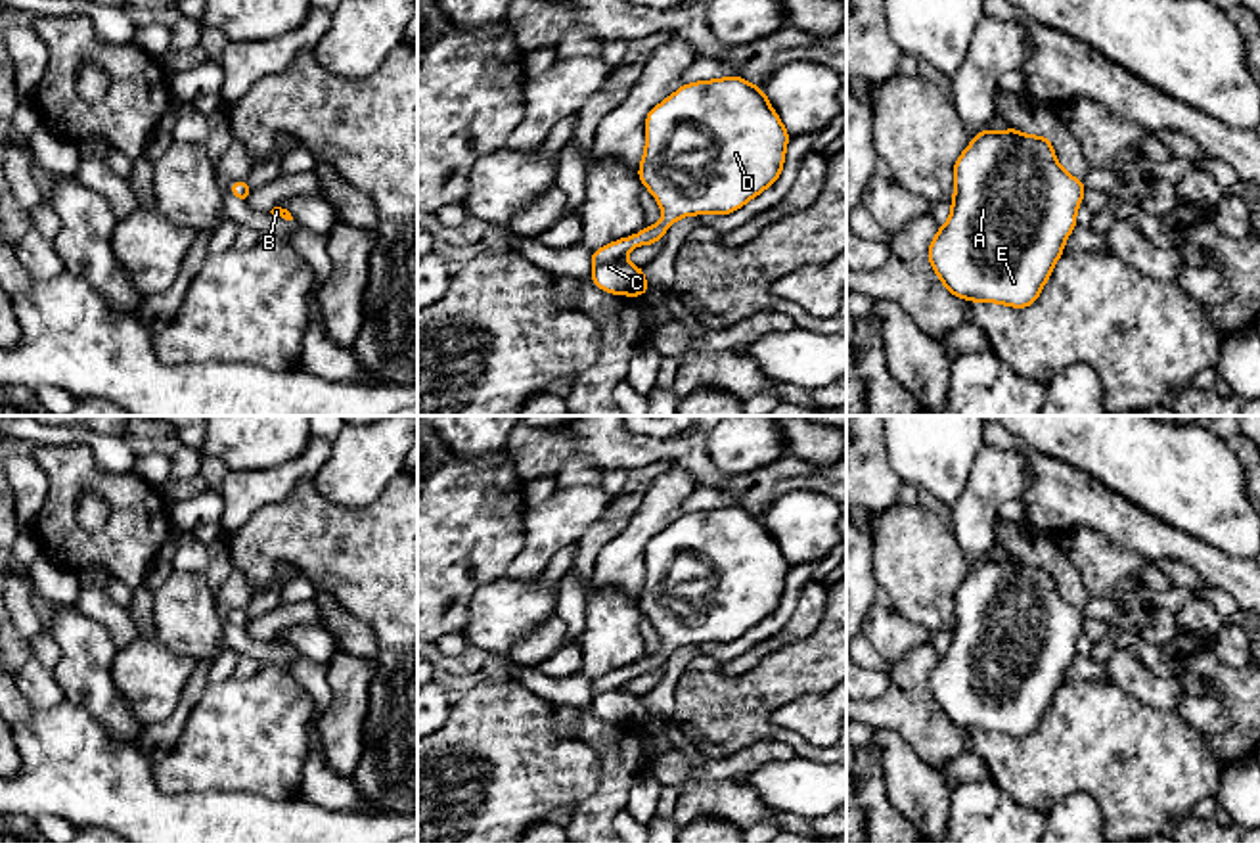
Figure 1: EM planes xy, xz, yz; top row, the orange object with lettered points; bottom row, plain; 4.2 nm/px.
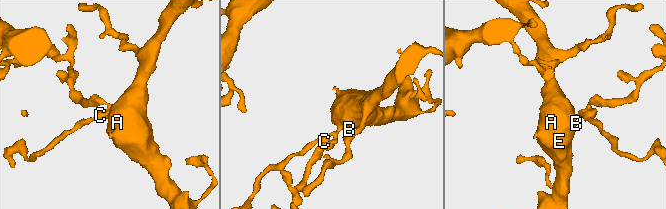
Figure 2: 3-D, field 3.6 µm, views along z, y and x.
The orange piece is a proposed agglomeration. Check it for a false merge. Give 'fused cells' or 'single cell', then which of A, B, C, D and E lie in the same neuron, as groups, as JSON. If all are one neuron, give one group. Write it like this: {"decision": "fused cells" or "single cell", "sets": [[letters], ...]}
{"decision": "single cell", "sets": [["A", "B", "C", "D", "E"]]}

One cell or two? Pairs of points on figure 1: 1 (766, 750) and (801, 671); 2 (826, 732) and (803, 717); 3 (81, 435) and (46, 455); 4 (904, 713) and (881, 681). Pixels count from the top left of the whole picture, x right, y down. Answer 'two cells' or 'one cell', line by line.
1: two cells
2: one cell
3: two cells
4: two cells

